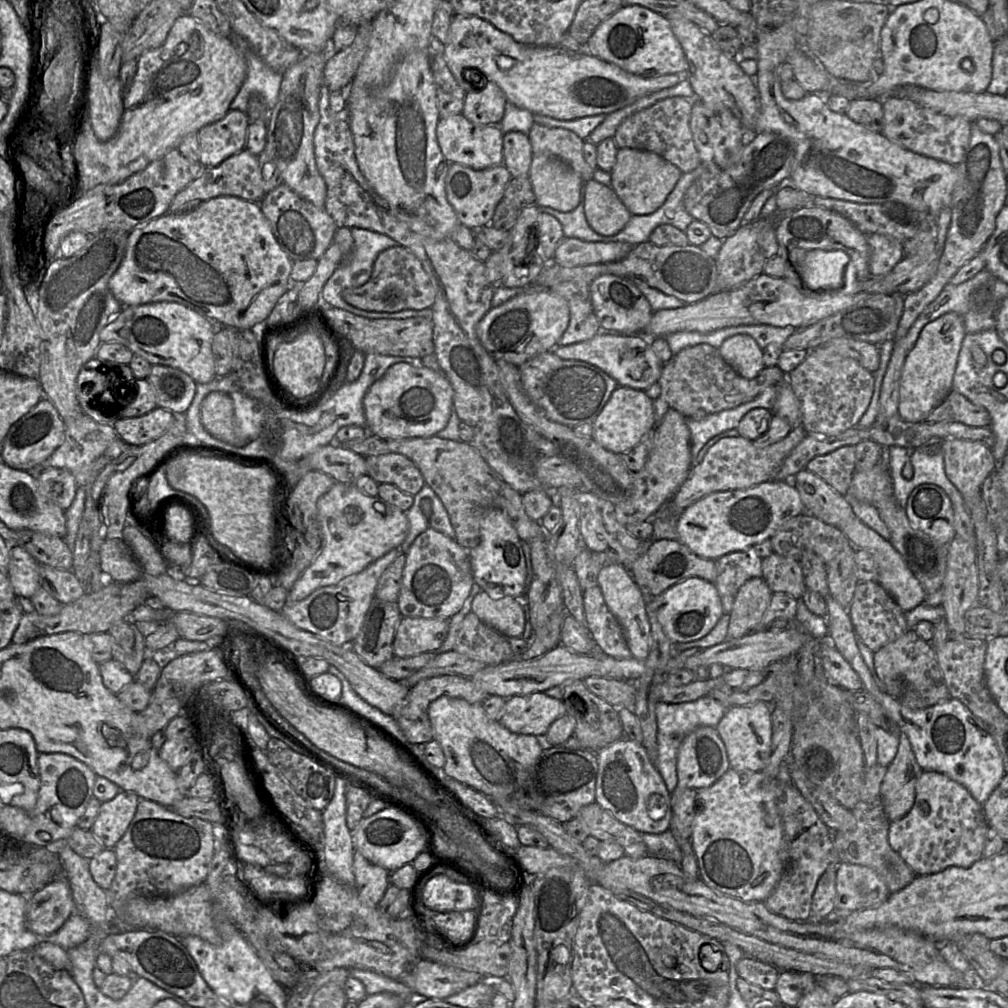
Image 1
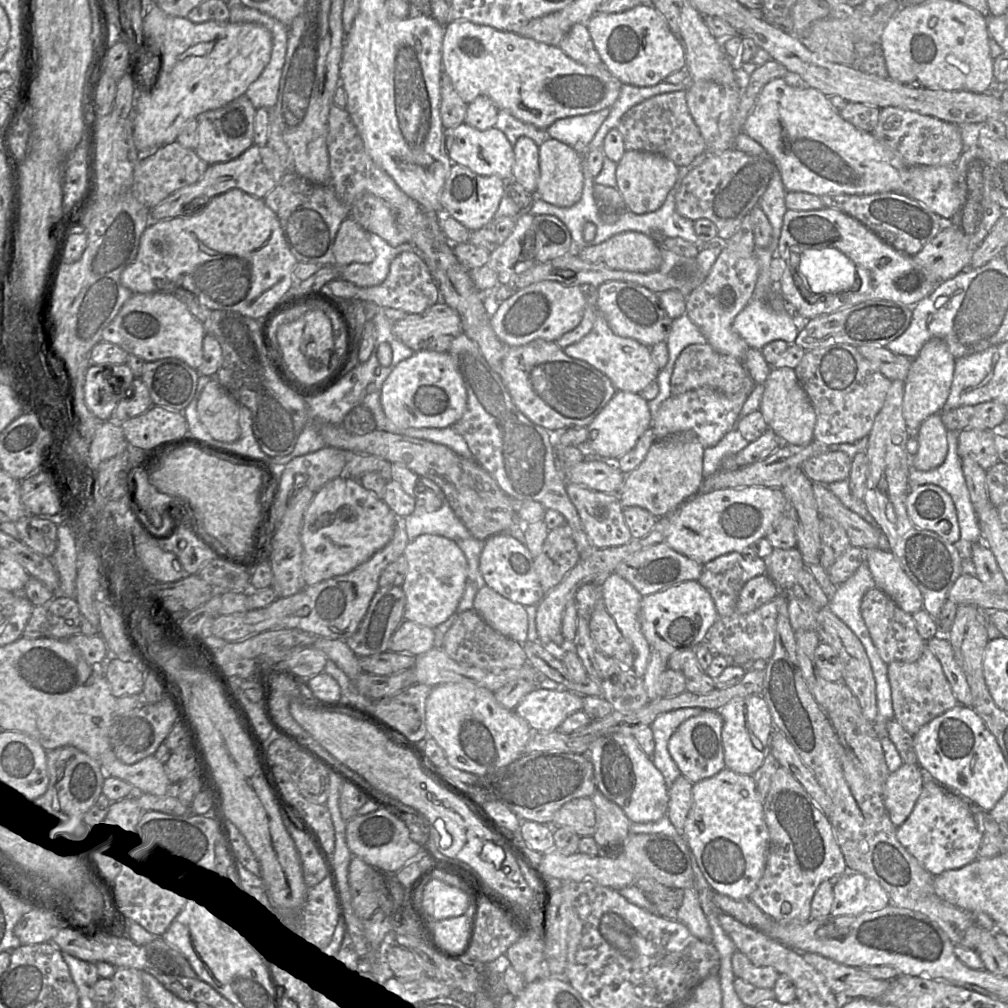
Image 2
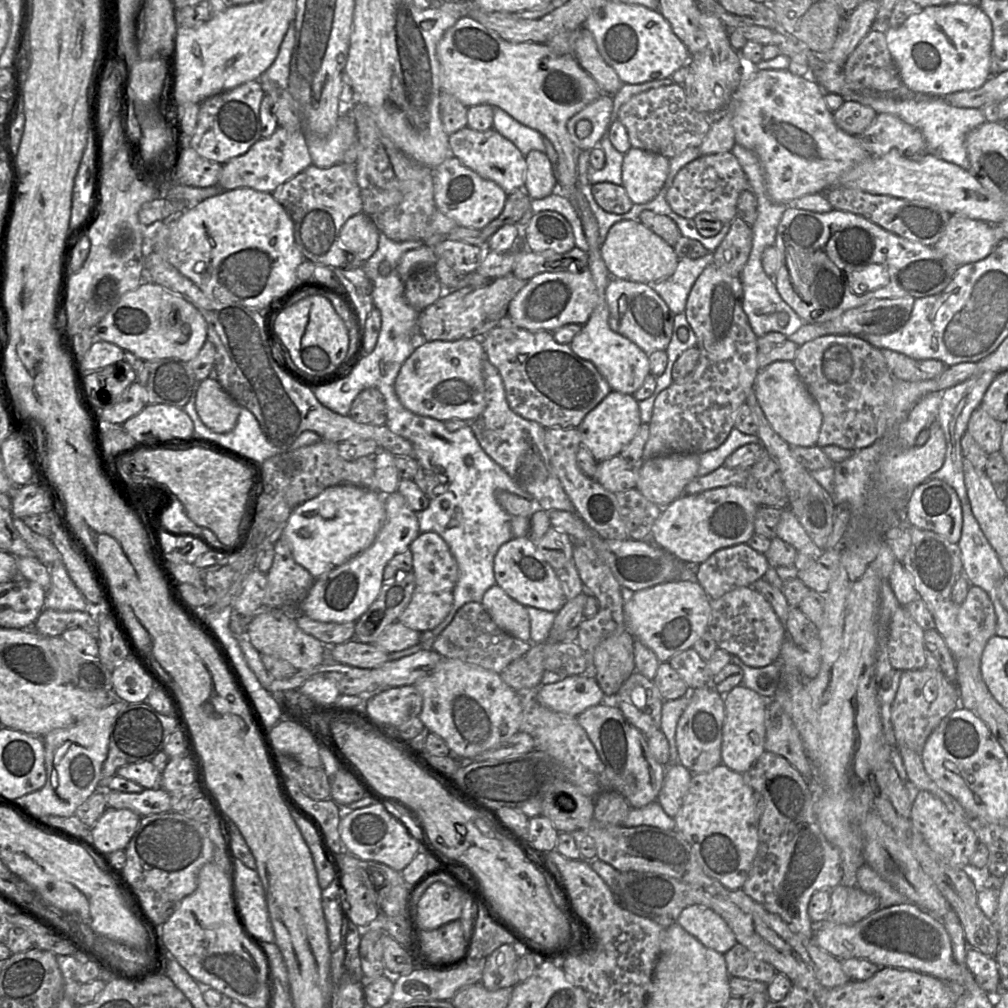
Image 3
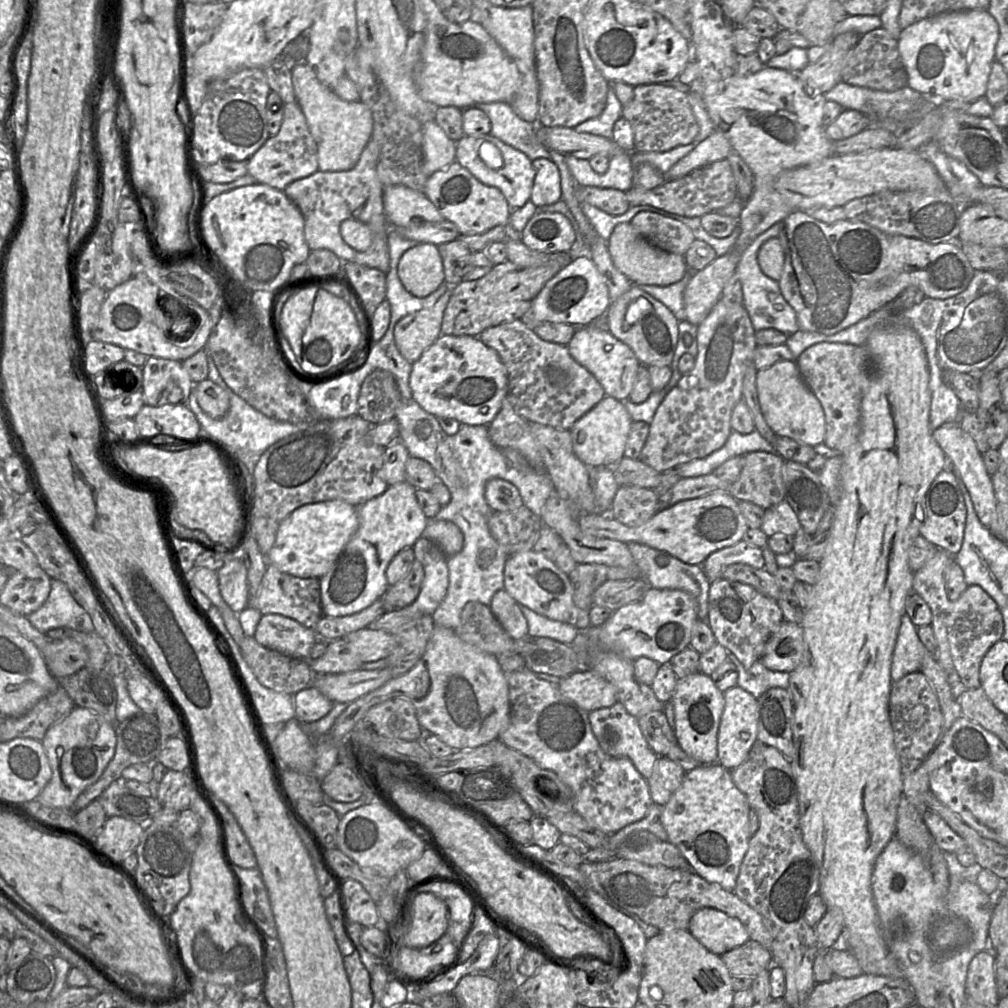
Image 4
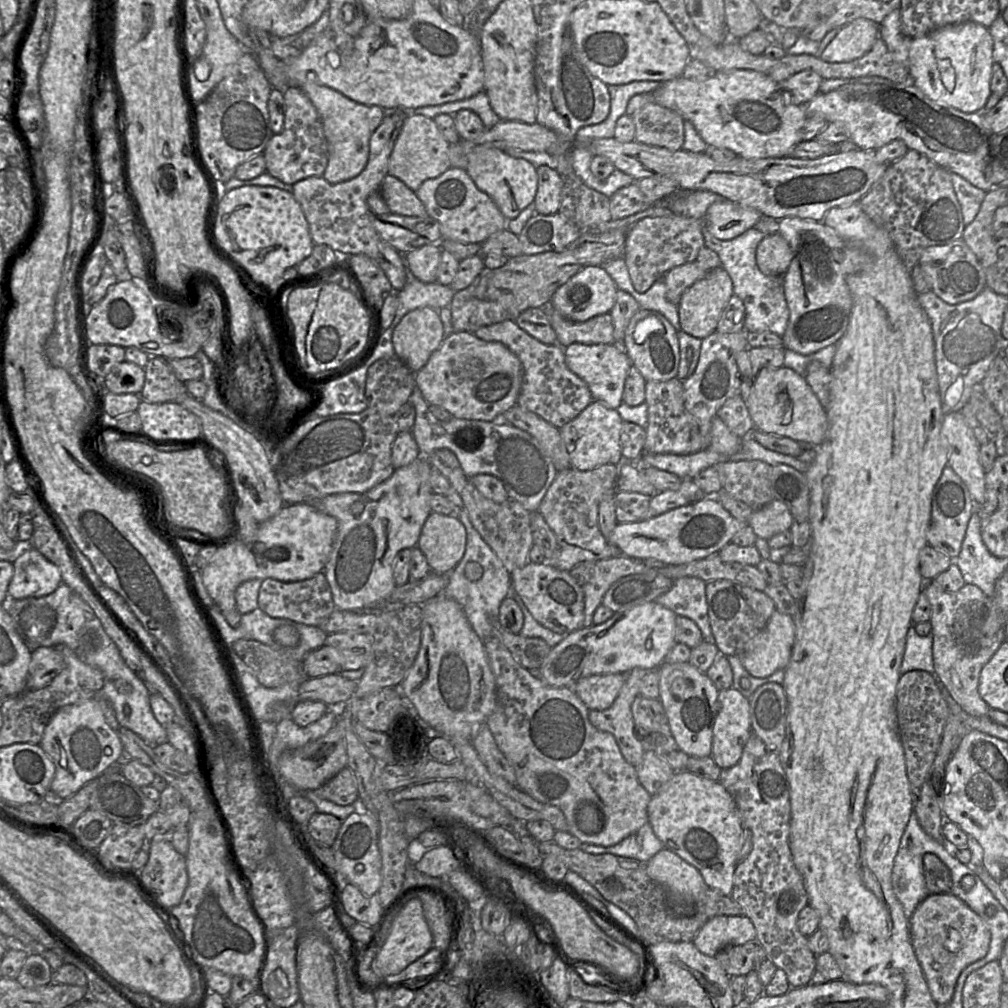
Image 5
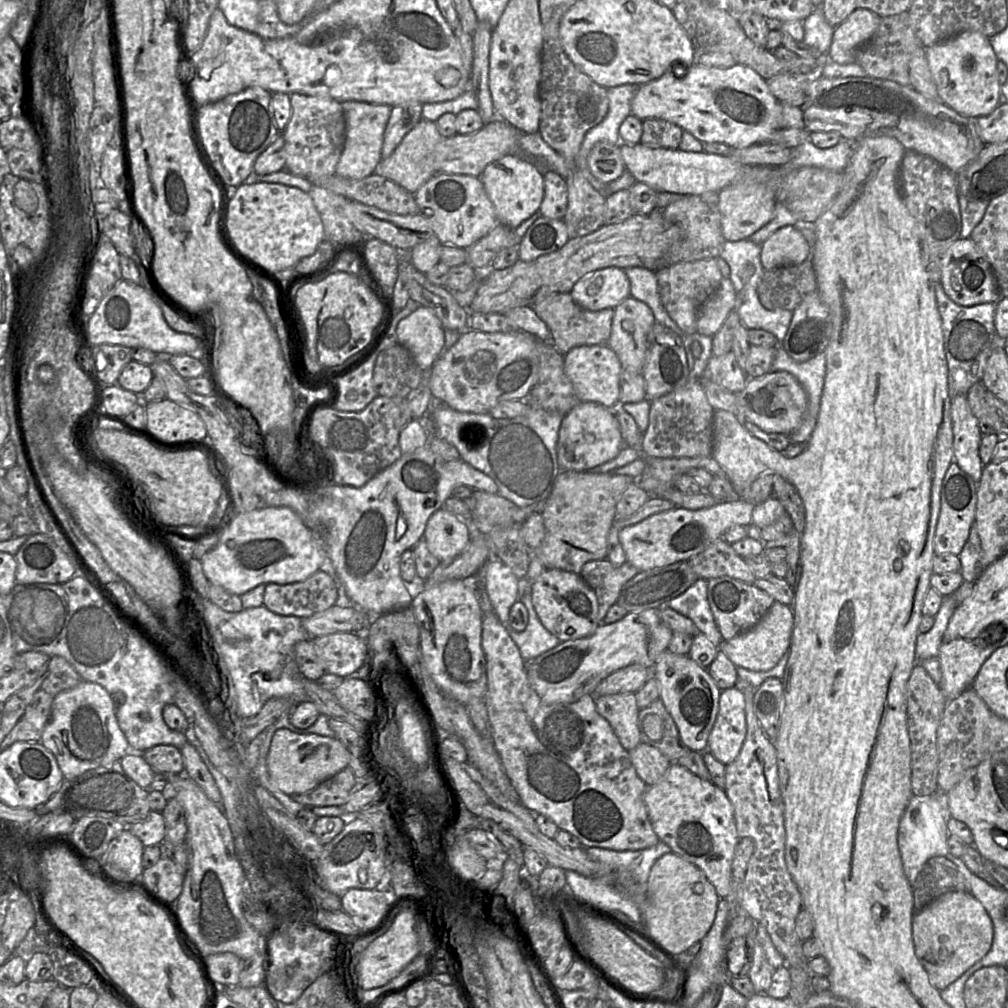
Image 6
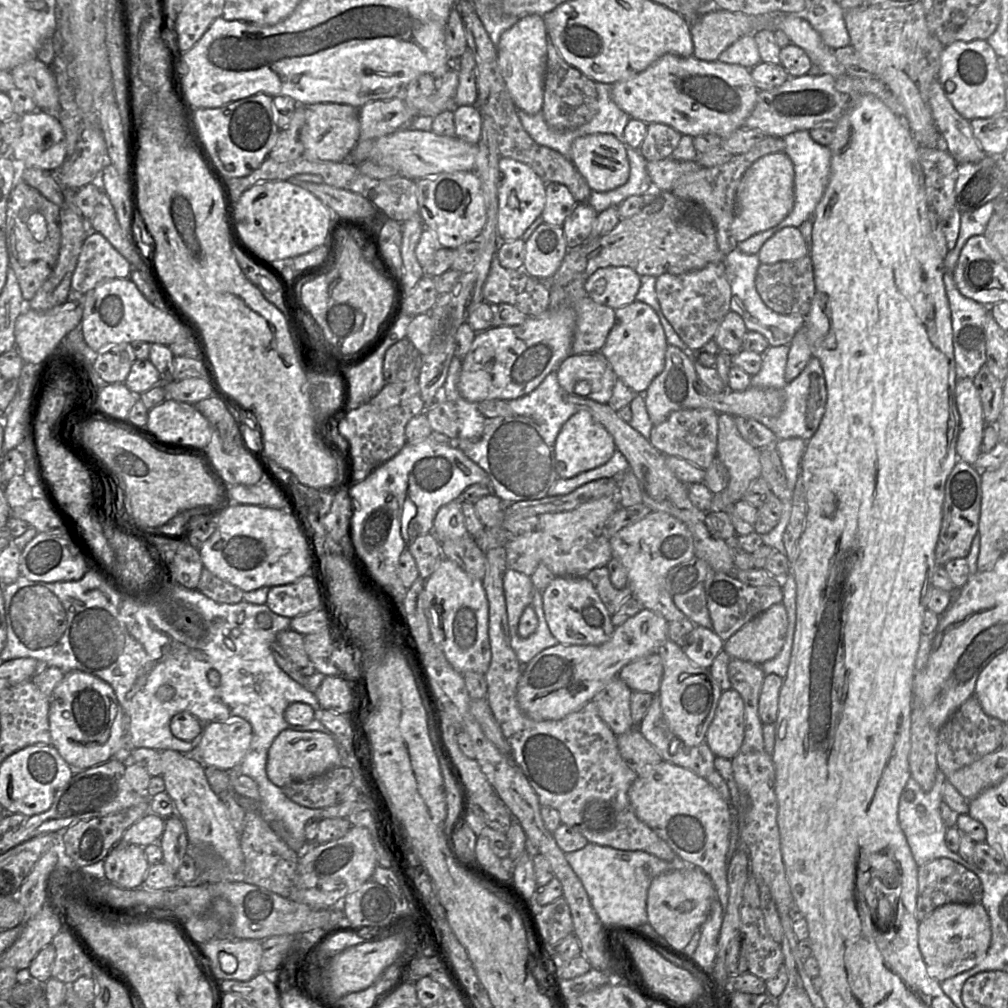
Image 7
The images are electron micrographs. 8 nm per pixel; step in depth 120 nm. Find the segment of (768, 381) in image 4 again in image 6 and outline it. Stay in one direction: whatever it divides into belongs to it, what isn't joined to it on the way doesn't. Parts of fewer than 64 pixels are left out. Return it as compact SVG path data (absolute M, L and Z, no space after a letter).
M786 371L749 378L745 388L734 394L740 418L754 423L766 432L789 435L801 425L806 413L806 392L798 380Z

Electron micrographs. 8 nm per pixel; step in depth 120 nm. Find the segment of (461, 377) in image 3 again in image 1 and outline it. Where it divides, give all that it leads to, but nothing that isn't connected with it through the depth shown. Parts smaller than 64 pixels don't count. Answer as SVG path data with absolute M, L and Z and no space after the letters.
M396 363L371 385L363 398L366 428L370 434L385 439L435 436L448 424L453 395L449 380L440 370Z

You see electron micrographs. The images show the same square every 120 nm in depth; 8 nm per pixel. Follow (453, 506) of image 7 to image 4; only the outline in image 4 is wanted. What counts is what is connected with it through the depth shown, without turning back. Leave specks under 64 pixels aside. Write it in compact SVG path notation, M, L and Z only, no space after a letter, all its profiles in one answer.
M429 519L422 536L435 542L446 556L453 556L463 548L463 533L451 521Z

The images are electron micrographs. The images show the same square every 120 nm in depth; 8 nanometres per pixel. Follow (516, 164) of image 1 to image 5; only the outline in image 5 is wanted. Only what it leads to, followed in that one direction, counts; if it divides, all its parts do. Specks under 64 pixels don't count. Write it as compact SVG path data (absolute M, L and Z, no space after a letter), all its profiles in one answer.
M549 166L537 168L538 188L533 206L538 214L559 212L562 200L562 179L556 169Z

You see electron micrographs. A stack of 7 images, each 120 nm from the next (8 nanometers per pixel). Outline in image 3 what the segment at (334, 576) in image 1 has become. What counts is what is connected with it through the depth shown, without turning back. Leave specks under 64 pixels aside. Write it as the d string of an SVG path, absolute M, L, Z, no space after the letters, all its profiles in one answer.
M341 484L295 507L280 538L289 544L294 560L317 579L367 549L385 518L384 496L380 492Z

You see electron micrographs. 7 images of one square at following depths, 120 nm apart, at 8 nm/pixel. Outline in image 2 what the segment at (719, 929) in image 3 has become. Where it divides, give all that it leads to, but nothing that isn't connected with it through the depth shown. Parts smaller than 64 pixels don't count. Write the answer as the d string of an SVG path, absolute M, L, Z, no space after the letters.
M693 886L683 889L683 901L677 910L676 919L685 924L697 938L704 942L712 942L712 931L708 919Z

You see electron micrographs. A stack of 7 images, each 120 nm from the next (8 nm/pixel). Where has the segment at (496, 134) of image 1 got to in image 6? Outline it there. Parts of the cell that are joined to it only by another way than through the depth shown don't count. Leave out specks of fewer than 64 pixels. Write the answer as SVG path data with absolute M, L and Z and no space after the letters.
M514 155L490 163L482 172L480 180L495 208L498 223L512 229L539 211L544 196L544 179L533 165Z

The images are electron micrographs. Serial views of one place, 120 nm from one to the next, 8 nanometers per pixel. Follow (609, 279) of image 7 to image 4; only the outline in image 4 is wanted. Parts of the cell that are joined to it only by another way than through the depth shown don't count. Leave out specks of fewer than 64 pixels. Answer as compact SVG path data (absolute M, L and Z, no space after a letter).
M589 256L575 258L551 278L533 299L530 313L538 322L567 323L584 327L606 314L610 298L604 279Z

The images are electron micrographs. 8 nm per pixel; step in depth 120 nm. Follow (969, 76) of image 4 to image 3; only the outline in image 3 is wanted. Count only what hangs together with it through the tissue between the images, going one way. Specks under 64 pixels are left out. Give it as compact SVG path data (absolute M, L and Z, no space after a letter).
M980 5L930 6L911 15L899 27L890 27L885 35L903 85L916 94L945 97L978 89L992 76L992 22Z

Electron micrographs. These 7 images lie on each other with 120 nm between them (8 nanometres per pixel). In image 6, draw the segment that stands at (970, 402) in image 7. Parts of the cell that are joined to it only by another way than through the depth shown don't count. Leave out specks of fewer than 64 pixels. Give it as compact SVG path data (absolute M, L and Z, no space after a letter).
M966 394L951 398L951 422L953 431L953 461L979 483L984 464L979 456L982 434L973 415Z

